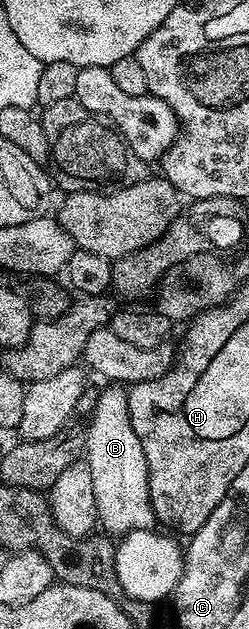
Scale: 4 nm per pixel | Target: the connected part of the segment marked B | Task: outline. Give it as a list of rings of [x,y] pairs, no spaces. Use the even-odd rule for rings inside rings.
[[[120,384],[105,387],[96,398],[96,407],[88,422],[88,435],[83,435],[82,446],[86,451],[99,525],[104,525],[109,535],[123,536],[132,530],[147,530],[153,525],[152,497],[148,487],[146,452],[142,452],[138,432],[134,432],[130,424],[128,390]]]

